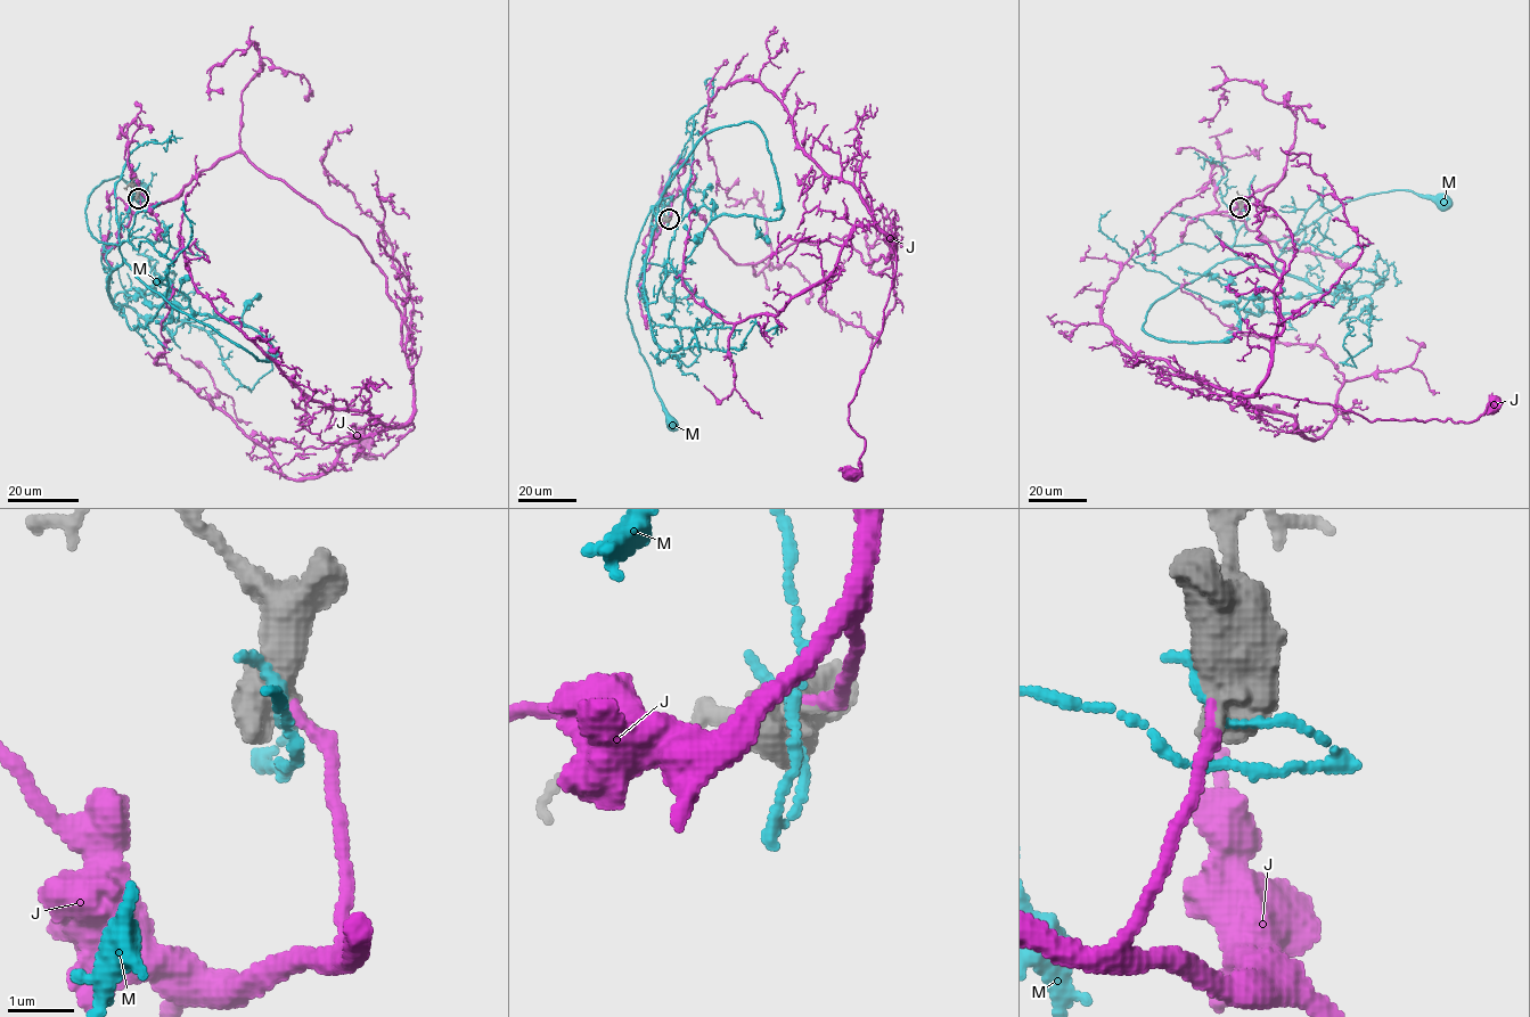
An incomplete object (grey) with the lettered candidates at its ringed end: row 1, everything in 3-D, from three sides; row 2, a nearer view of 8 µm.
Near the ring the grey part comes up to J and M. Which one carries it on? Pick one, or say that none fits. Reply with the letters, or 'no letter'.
J

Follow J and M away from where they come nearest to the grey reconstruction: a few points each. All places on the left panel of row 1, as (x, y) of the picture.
J: (138, 198), (242, 153), (358, 238), (401, 314), (414, 428), (357, 454), (376, 458), (358, 432)
M: (137, 197), (119, 226), (120, 244), (99, 243), (88, 230), (88, 197), (101, 182), (119, 177), (142, 193)

